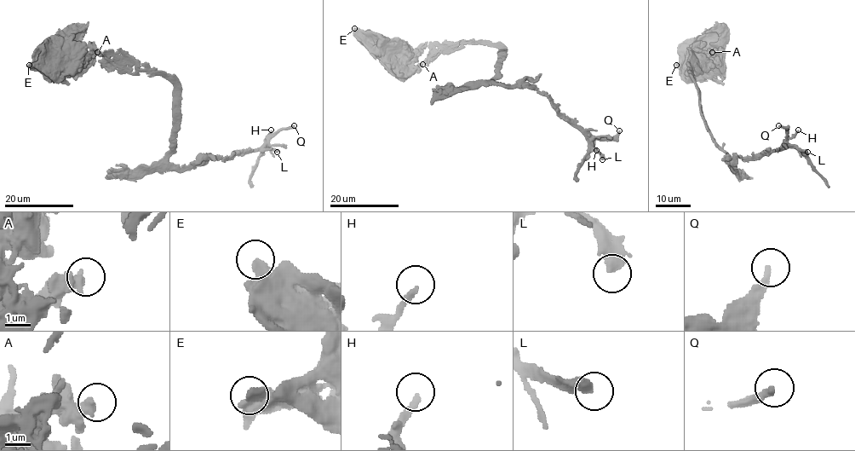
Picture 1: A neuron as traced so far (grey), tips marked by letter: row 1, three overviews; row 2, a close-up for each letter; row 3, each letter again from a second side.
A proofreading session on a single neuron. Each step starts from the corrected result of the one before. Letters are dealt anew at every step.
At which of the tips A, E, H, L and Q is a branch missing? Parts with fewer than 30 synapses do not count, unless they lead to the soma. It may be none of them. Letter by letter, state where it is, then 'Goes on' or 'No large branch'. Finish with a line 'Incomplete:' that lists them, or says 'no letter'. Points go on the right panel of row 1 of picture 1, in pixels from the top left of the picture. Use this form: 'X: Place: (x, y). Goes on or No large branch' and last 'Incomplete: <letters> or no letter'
A: Place: (712, 52). No large branch
E: Place: (676, 65). No large branch
H: Place: (798, 130). No large branch
L: Place: (807, 152). Goes on
Q: Place: (778, 125). Goes on
Incomplete: L, Q

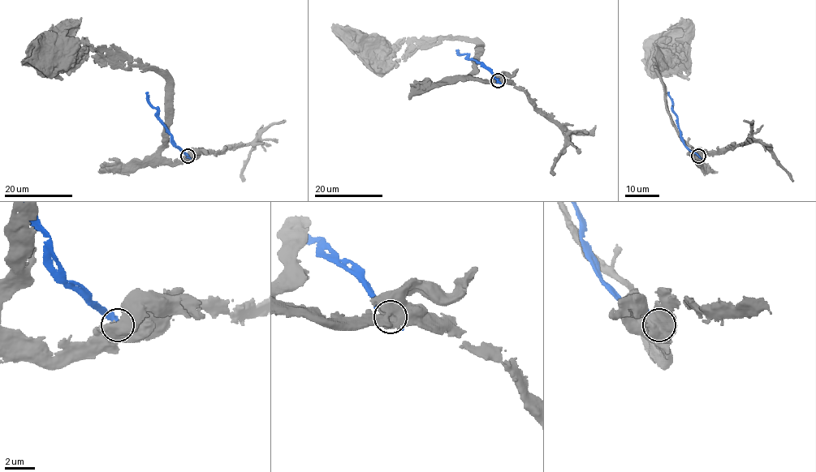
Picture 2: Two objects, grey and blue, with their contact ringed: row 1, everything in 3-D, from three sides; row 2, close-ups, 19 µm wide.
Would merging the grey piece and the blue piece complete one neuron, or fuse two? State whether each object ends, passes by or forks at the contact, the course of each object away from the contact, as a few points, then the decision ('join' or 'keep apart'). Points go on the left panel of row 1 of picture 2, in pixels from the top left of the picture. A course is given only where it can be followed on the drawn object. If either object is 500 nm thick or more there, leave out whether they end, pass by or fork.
course grey (187, 156), (167, 162), (160, 156), (164, 78), (116, 53), (70, 48), (60, 34); course blue (187, 156), (174, 143), (167, 127), (149, 101), (148, 92); keep apart

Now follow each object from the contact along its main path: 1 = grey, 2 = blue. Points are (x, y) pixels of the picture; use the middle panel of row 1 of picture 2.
1: (498, 80), (477, 80), (470, 75), (477, 44), (462, 39), (403, 40), (397, 45), (385, 48), (370, 64)
2: (498, 80), (484, 66), (477, 61), (469, 59), (465, 53), (459, 54), (458, 49)

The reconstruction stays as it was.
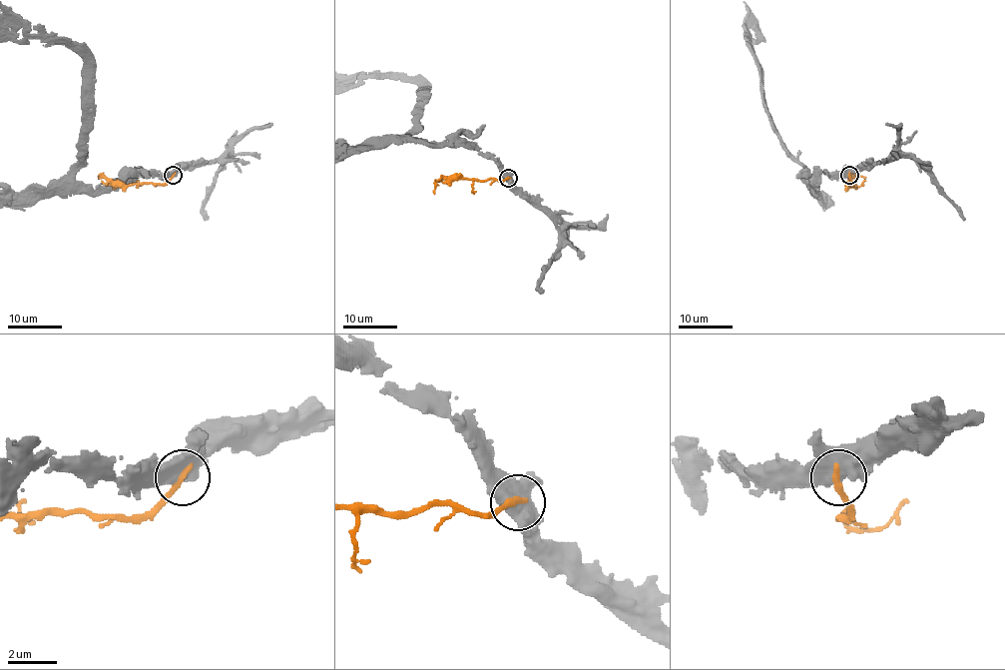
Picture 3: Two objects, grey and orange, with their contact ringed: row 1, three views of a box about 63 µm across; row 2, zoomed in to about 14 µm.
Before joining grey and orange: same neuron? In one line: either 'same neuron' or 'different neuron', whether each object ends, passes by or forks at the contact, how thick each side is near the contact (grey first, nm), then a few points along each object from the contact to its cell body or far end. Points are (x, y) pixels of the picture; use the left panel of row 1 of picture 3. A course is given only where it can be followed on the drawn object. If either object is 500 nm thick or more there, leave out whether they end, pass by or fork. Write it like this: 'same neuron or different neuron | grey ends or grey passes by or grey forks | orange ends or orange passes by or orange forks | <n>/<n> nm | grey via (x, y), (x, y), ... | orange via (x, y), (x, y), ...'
different neuron | 750/320 nm | grey via (174, 175), (142, 172), (85, 190), (74, 179), (84, 60), (4, 16) | orange via (174, 175), (161, 185), (114, 185), (99, 178)

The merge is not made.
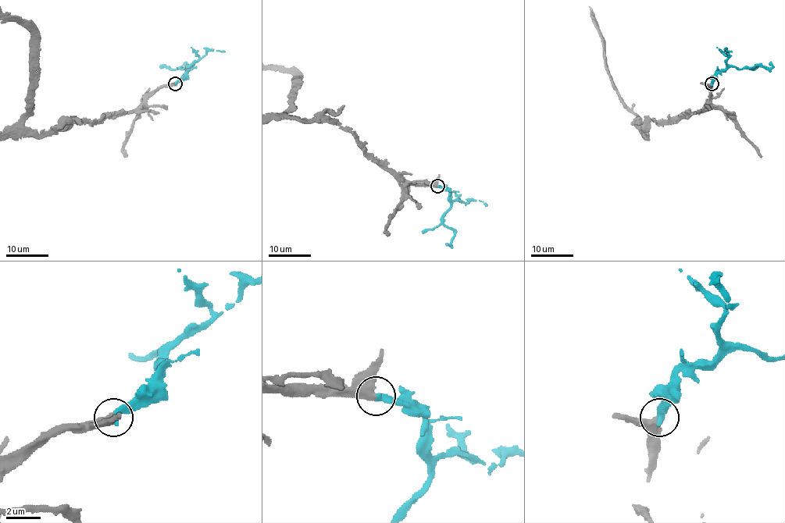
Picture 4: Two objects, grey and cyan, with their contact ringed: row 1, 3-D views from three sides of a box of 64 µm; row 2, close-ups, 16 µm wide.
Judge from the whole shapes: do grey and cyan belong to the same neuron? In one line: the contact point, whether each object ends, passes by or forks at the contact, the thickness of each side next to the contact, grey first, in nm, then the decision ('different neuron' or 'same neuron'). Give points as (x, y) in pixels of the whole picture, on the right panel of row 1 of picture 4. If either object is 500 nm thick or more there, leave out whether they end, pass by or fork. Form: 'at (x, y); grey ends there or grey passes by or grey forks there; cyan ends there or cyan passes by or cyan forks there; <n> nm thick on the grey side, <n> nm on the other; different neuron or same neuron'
at (711, 83); 600 nm thick on the grey side, 440 nm on the other; same neuron

